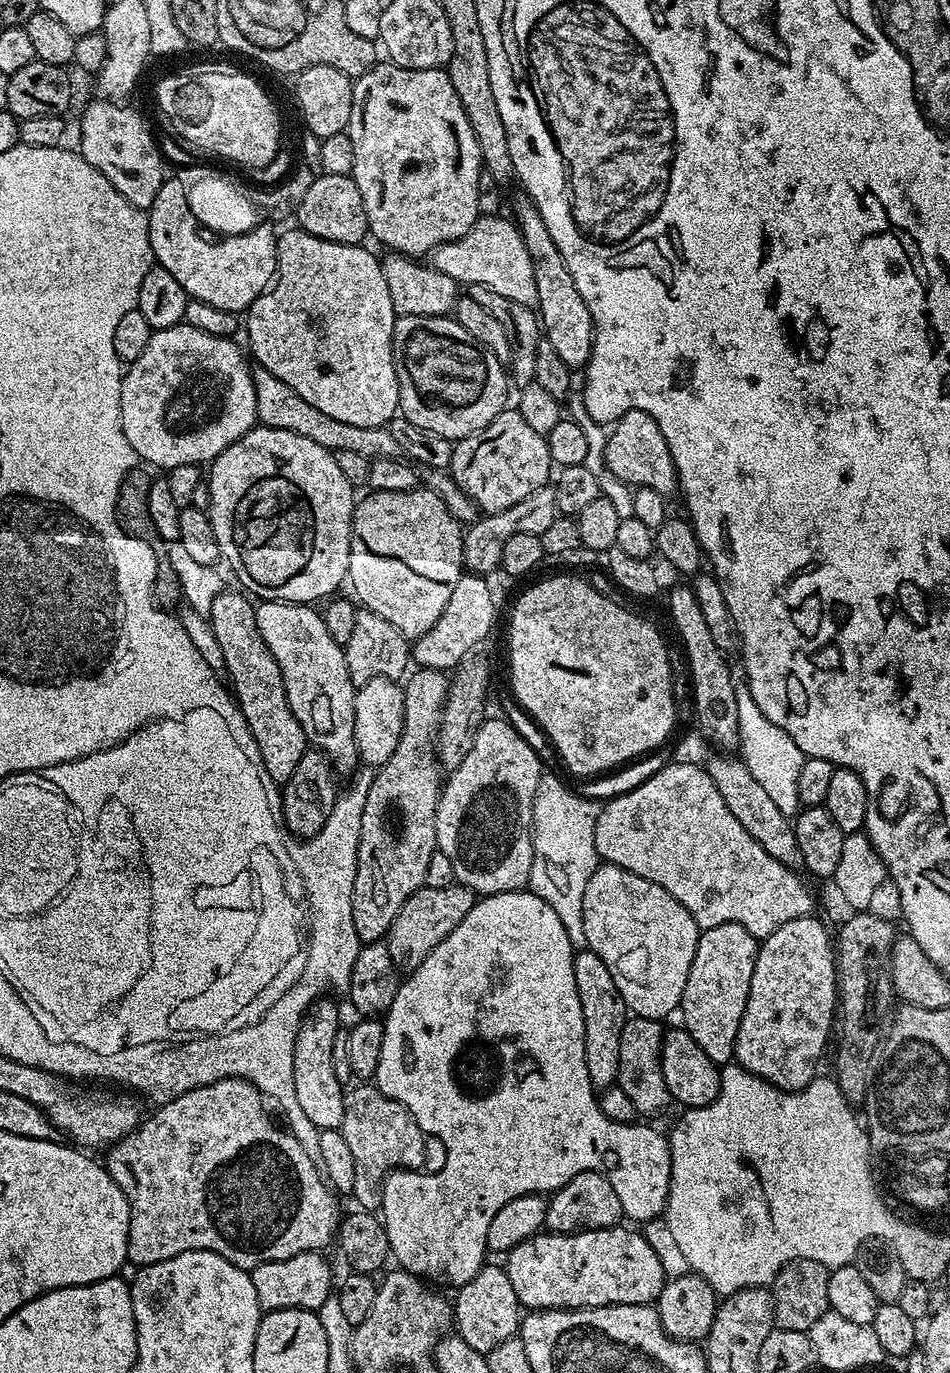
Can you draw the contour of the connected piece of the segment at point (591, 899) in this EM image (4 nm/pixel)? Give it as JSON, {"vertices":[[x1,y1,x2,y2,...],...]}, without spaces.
{"vertices":[[604,862,594,870,590,882,586,882,582,918,586,926,587,951,598,954,598,958,606,962,606,970,610,970,610,978,614,978,614,986,618,986,624,1007,632,1016,663,1021,664,1016,679,1009,682,994,686,990,686,978,690,978,690,966,694,966,694,950,698,950,702,929,690,916,690,910,678,902,678,898,645,876]]}

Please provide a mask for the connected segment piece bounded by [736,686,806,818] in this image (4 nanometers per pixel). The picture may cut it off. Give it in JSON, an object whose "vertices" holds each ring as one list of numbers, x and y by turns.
{"vertices":[[746,686,737,687,736,697,740,723,738,750,744,765,748,767,750,774,754,774,754,778,758,778,758,786,762,786,766,794,770,794,774,806,778,806,778,810,782,810,782,814,786,814,789,818,795,817,802,807,798,798,798,774,804,765,805,754,802,750,798,750,798,746,794,746,794,738,790,738,786,730,774,726,774,722,770,722,770,718,766,718,766,714,758,710,758,702,754,702]]}

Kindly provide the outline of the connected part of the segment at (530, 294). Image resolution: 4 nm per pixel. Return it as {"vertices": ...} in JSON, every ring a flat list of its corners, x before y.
{"vertices":[[504,214,477,216,474,226,470,226,470,230,460,240,443,244,441,248,437,248,435,252,431,253,430,264,442,274,454,278,457,285,477,284,478,286,486,286,490,290,494,290,494,294,502,294,502,298,510,298,510,302,518,302,530,309,535,309,539,302,534,266,530,254,527,253,523,236,517,225,511,219,508,221]]}

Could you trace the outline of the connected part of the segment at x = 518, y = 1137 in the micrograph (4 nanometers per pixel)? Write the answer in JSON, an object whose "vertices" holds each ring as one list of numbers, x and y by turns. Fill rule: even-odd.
{"vertices":[[531,890,519,892,503,892,477,899,473,908,454,926,452,933,418,966,396,989,394,1002,383,1017,384,1037,382,1038,382,1058,378,1058,378,1070,374,1083,380,1092,391,1100,397,1100,414,1118,416,1125,429,1137,437,1136,444,1143,444,1165,437,1172,427,1176,424,1170,397,1170,389,1172,384,1179,382,1189,382,1219,388,1235,388,1247,394,1260,405,1272,412,1272,425,1281,437,1280,440,1284,459,1286,470,1282,474,1274,484,1267,488,1243,486,1230,490,1226,490,1218,506,1206,506,1202,514,1202,514,1198,534,1196,537,1194,554,1194,566,1186,568,1182,583,1172,603,1170,612,1174,619,1166,620,1160,628,1156,628,1196,626,1192,626,1216,632,1220,652,1220,665,1211,670,1186,670,1150,668,1136,648,1124,633,1122,629,1125,611,1120,600,1108,597,1089,588,1073,588,1051,584,1035,586,1026,582,1016,582,1002,578,998,578,986,574,986,574,958,576,952,570,942,570,934,566,934,566,926,562,926,562,918,554,914,554,910,542,898,538,898]]}

